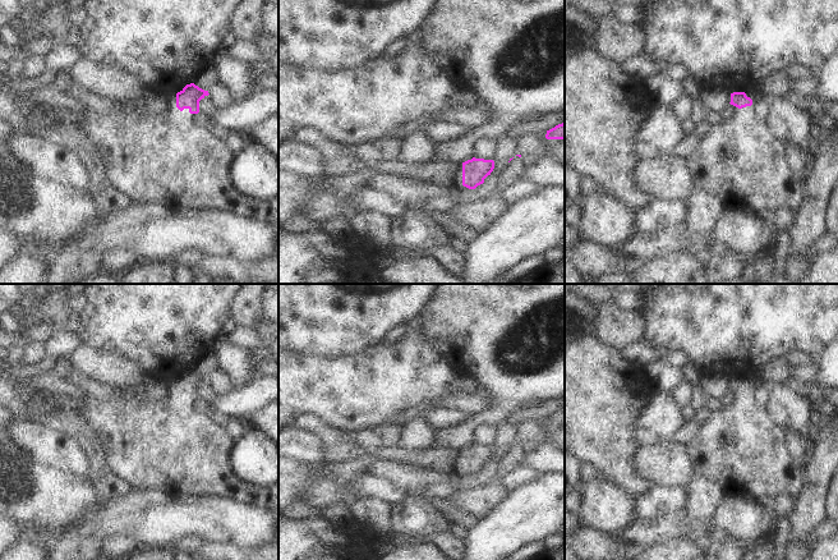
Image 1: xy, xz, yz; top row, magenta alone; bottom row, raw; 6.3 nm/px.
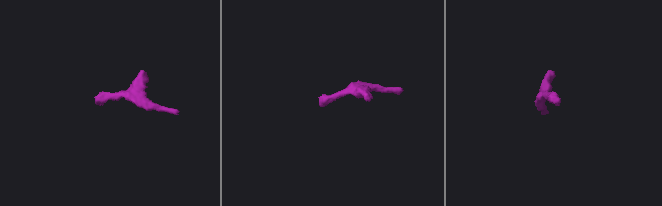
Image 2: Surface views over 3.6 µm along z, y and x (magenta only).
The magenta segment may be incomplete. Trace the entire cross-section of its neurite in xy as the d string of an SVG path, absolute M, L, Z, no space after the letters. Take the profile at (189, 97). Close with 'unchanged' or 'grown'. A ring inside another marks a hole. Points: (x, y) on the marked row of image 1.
M190 83L165 98L165 114L91 111L82 118L87 132L107 156L111 183L135 206L161 203L175 208L221 210L278 226L278 197L259 201L240 192L232 183L235 155L226 141L192 120L199 113L199 101L208 95Z | grown

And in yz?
M733 92L729 104L736 109L735 118L714 119L712 129L686 160L695 188L714 196L724 208L754 208L765 217L774 217L781 207L797 212L805 197L805 180L791 169L784 142L758 118L758 98L752 92Z | grown

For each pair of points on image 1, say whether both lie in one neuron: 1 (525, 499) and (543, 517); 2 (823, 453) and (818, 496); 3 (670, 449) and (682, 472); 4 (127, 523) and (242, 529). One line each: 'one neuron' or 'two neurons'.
1: one neuron
2: one neuron
3: one neuron
4: one neuron

